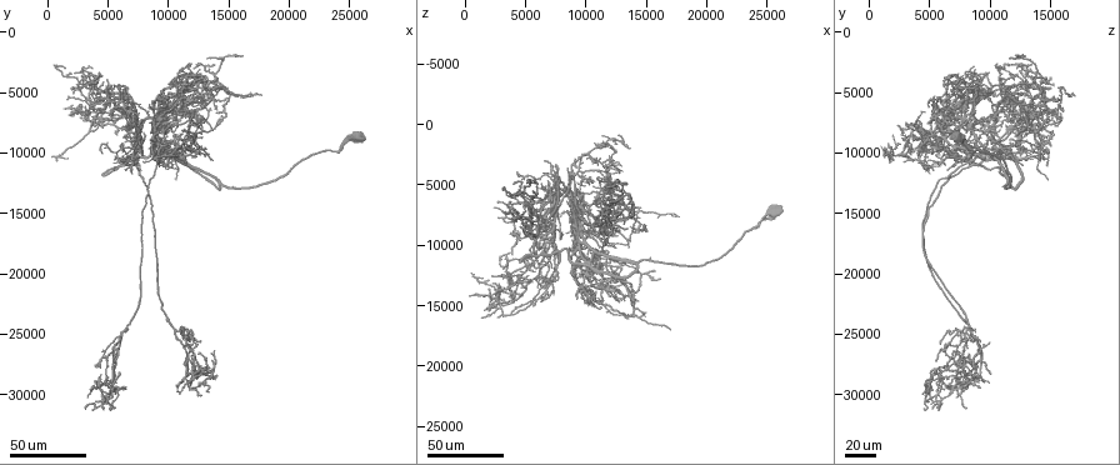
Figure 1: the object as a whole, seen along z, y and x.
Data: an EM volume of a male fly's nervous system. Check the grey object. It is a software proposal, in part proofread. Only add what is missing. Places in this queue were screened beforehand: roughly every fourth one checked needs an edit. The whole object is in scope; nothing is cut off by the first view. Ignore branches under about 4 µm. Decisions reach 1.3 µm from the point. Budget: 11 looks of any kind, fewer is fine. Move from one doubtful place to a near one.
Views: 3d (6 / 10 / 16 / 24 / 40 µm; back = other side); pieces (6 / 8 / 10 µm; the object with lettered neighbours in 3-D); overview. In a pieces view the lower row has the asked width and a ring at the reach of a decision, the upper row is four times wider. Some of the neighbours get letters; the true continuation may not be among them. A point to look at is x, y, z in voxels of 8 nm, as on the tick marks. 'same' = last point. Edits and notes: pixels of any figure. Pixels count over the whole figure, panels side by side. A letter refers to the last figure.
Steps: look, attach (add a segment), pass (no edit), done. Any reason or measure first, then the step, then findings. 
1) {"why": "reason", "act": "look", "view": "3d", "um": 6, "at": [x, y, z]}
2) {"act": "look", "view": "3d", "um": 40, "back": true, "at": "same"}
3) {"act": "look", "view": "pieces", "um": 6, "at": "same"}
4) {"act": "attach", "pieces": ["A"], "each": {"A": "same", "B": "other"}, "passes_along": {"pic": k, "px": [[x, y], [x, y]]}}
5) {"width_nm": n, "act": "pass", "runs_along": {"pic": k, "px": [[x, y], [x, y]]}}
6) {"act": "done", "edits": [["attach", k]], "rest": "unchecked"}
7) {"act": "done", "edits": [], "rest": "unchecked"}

{"why": "free end", "act": "look", "view": "3d", "um": 24, "at": [2400, 7000, 15800]}

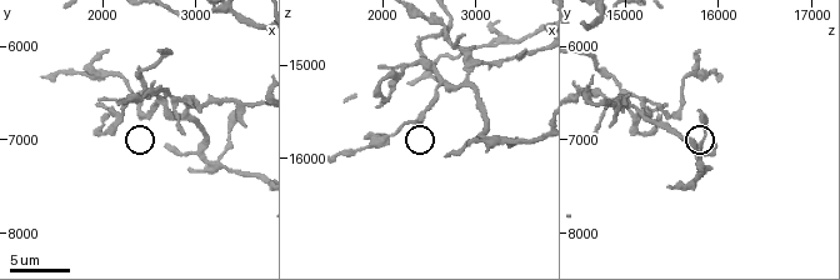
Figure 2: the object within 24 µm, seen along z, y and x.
{"act": "look", "view": "pieces", "um": 6, "at": [2700, 7050, 15950]}

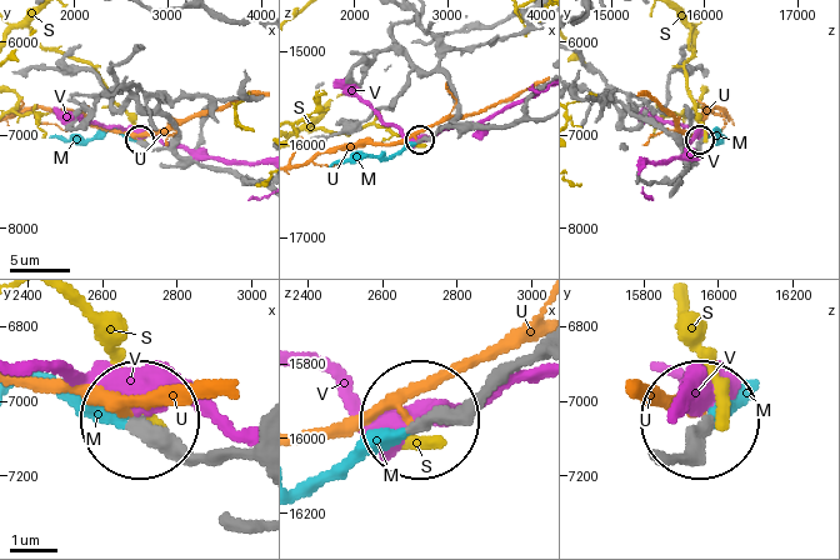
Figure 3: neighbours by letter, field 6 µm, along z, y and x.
{"act": "attach", "pieces": ["M"], "each": {"M": "same", "S": "other", "U": "other", "V": "other"}, "passes_along": {"pic": 3, "px": [[529, 361], [306, 476]]}, "found": "the neuron continues"}

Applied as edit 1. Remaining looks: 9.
{"why": "an open end", "act": "look", "view": "3d", "um": 24, "at": [8600, 9000, 3800]}

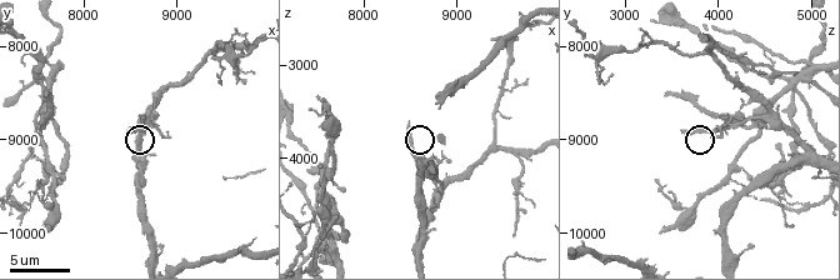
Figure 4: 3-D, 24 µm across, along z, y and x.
{"act": "look", "view": "3d", "um": 10, "at": [8500, 8900, 3650]}

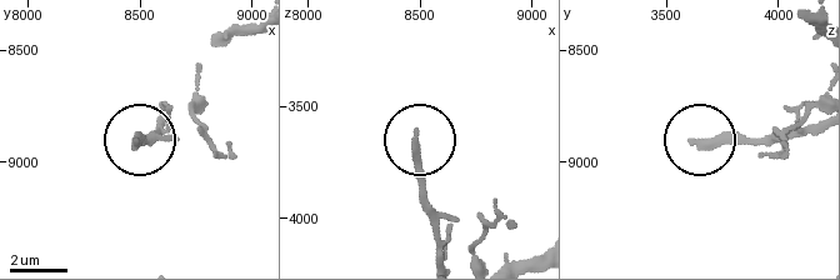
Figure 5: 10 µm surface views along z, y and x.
{"act": "look", "view": "pieces", "um": 10, "at": [8470, 8910, 3620]}

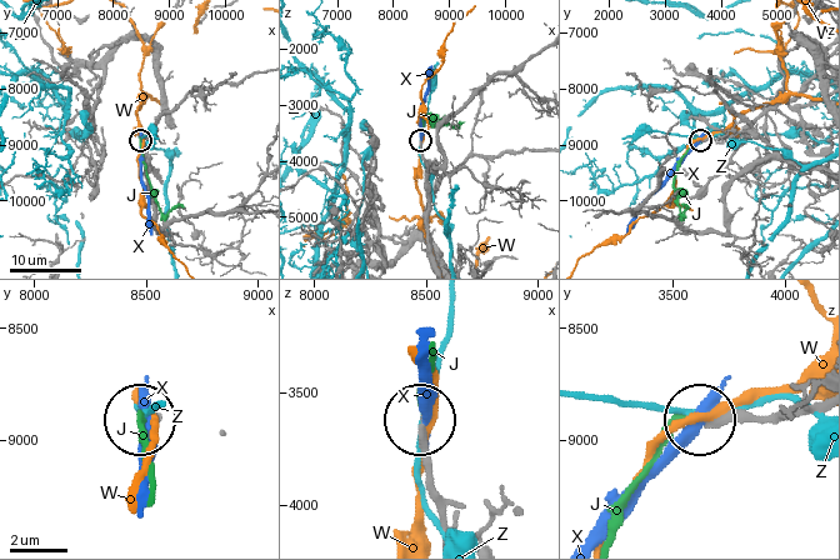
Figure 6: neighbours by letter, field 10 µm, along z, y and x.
{"act": "pass", "each": {"J": "other", "W": "other", "X": "other", "Z": "other"}, "found": "no lettered segment goes on from it"}

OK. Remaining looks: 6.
{"why": "free end", "act": "look", "view": "3d", "um": 40, "at": [6000, 8600, 14800]}

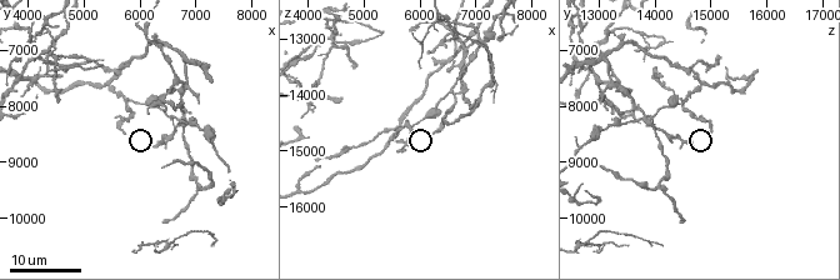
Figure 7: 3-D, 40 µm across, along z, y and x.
{"act": "look", "view": "pieces", "um": 6, "at": [6250, 8750, 14650]}

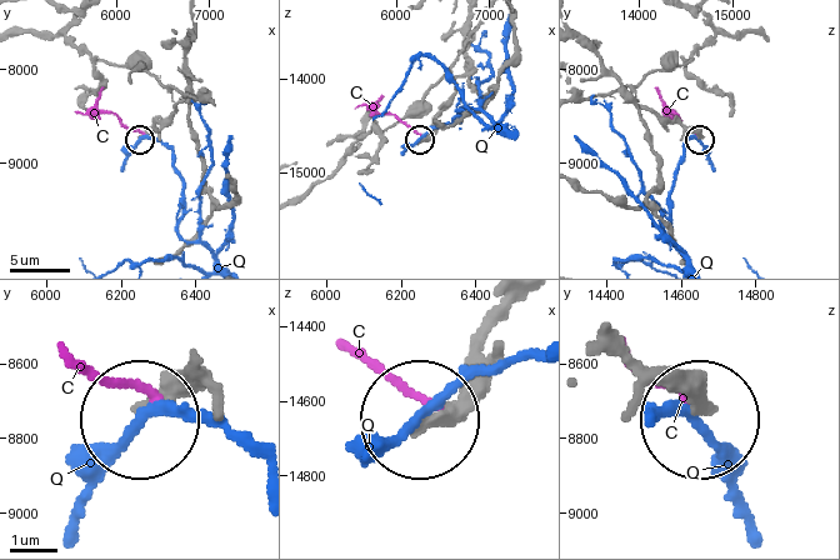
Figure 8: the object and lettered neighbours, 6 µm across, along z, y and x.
{"act": "pass", "each": {"C": "other", "Q": "other"}, "runs_along": {"pic": 8, "px": [[625, 361], [673, 381], [696, 414]]}, "found": "no lettered segment goes on from it"}

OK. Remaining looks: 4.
{"why": "an open end", "act": "look", "view": "3d", "um": 24, "at": [5700, 8500, 15000]}

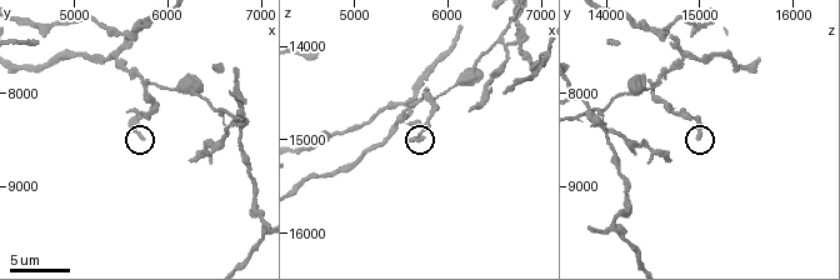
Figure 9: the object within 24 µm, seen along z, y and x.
{"act": "look", "view": "pieces", "um": 10, "at": [5750, 8450, 15000]}

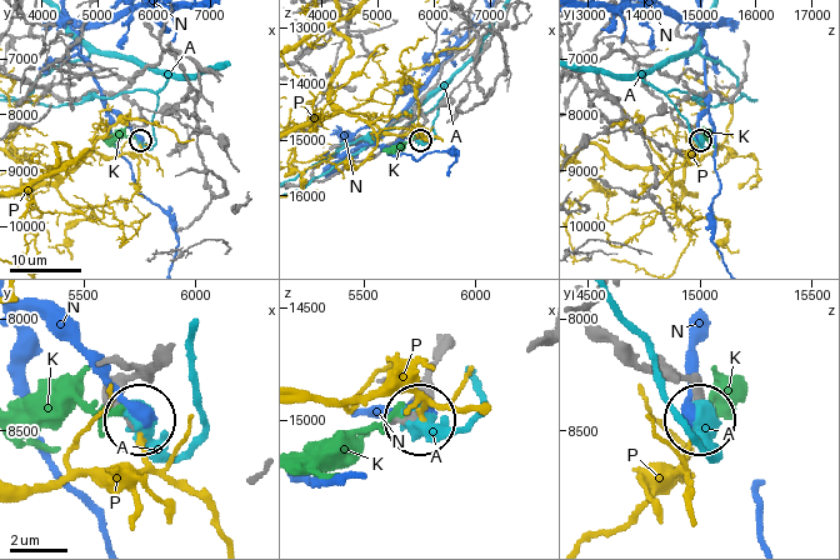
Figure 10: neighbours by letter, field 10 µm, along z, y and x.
{"width_nm": 240, "act": "pass", "each": {"A": "other", "K": "other", "N": "other", "P": "other"}, "runs_along": {"pic": 10, "px": [[615, 133], [674, 110], [674, 116], [695, 129], [699, 139]]}, "found": "no lettered segment goes on from it"}

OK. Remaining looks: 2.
{"why": "an open end", "act": "look", "view": "3d", "um": 40, "at": [14400, 4600, 6800]}

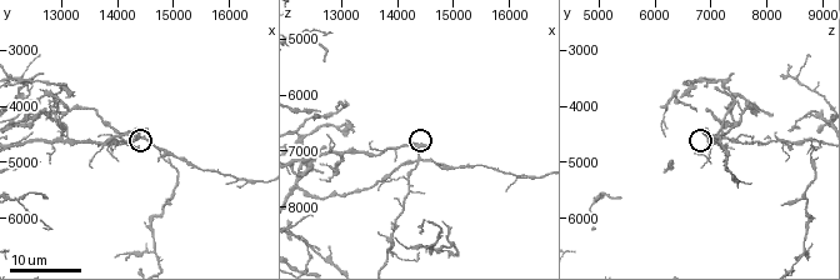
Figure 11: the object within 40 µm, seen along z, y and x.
{"why": "what lies round it", "act": "look", "view": "pieces", "um": 10, "at": [14500, 4450, 6950]}

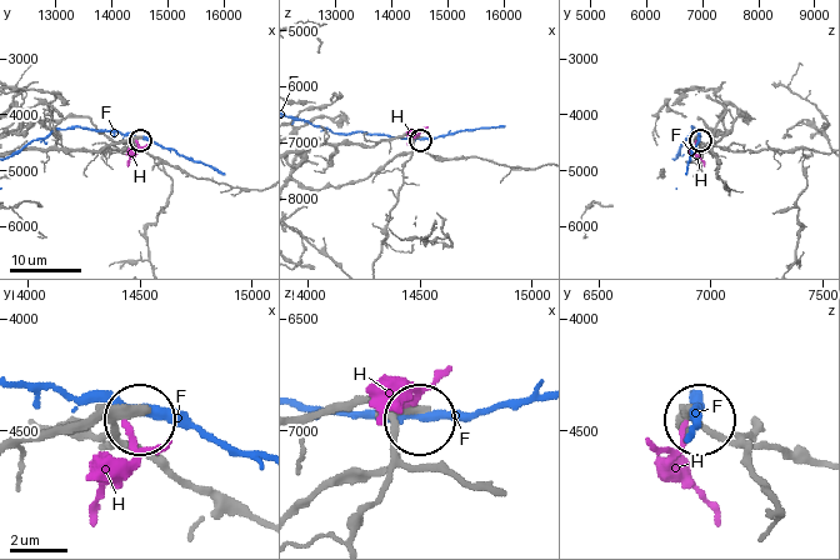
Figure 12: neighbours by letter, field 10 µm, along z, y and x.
{"act": "pass", "each": {"F": "other", "H": "other"}, "found": "none of them fits"}

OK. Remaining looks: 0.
{"act": "done", "edits": [["attach", 3]], "rest": "unchecked"}

